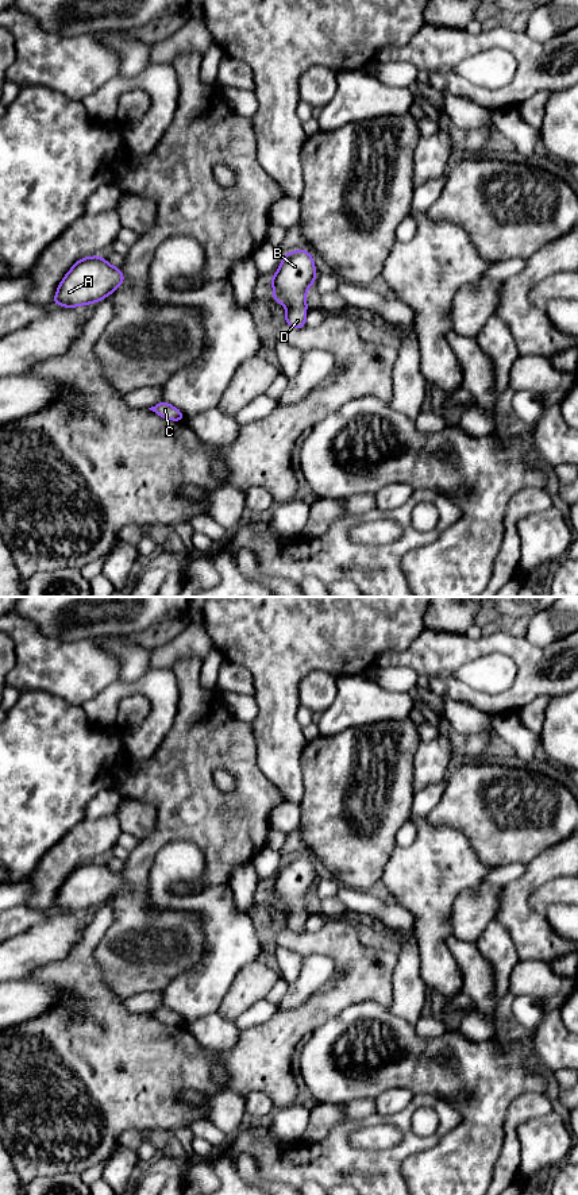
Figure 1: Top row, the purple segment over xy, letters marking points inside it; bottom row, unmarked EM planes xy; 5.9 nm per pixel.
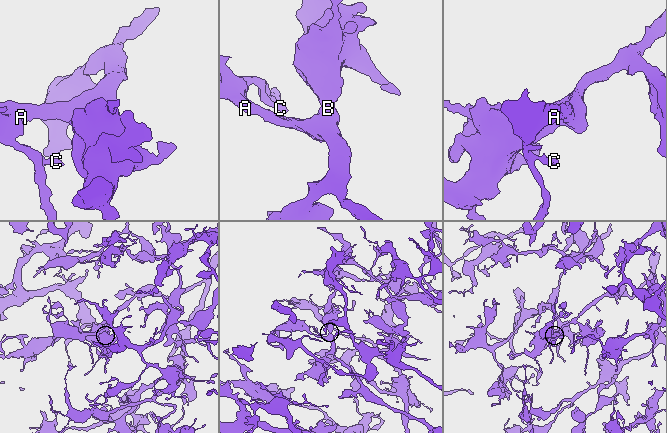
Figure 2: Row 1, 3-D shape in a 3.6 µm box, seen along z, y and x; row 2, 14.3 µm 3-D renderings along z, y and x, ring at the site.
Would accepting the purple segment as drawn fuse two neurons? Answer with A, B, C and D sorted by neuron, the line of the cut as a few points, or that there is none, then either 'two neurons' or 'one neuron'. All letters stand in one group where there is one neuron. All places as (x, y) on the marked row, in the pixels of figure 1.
A B C D | no cut | one neuron

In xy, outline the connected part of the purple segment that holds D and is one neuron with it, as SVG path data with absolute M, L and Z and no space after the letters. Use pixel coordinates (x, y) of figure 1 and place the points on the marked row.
M308 250L285 253L273 284L273 301L282 304L288 311L285 324L294 328L305 328L307 297L305 293L315 284L317 270L313 257Z

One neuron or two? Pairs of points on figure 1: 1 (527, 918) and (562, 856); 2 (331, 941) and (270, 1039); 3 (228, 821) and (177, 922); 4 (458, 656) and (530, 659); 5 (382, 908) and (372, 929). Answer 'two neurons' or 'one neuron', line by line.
1: one neuron
2: one neuron
3: one neuron
4: one neuron
5: two neurons

